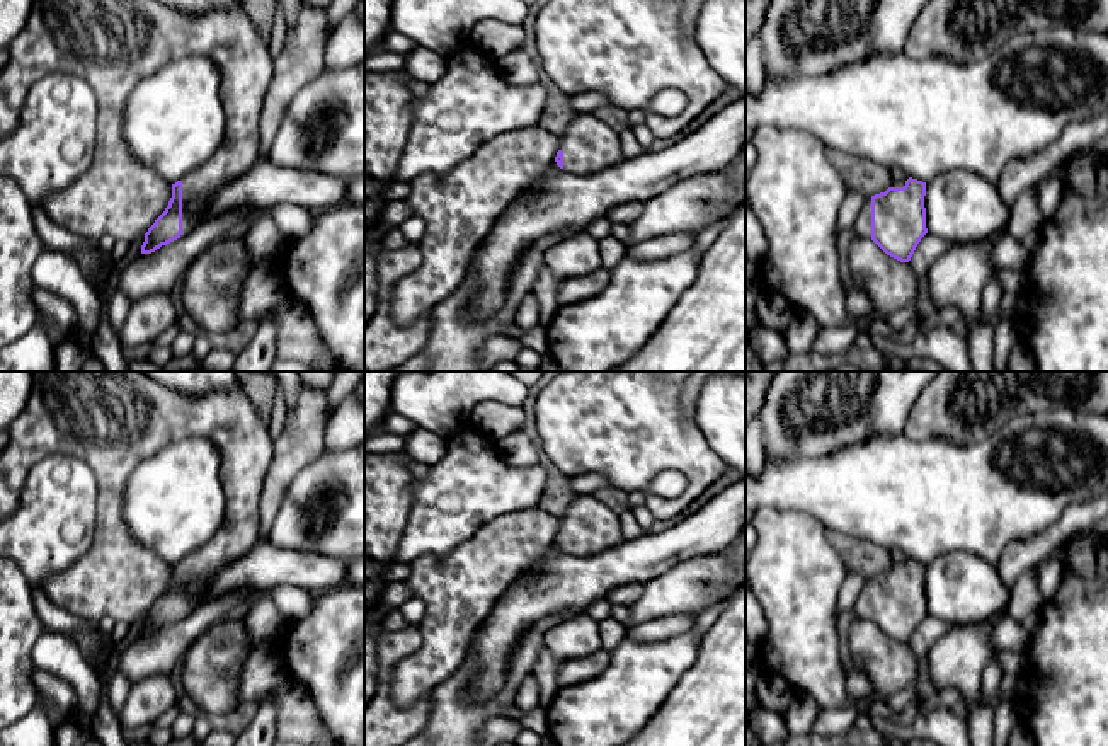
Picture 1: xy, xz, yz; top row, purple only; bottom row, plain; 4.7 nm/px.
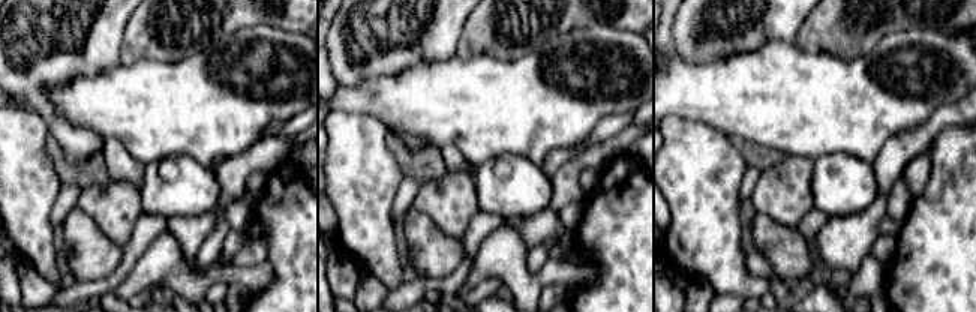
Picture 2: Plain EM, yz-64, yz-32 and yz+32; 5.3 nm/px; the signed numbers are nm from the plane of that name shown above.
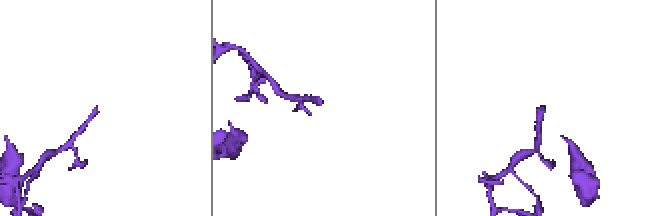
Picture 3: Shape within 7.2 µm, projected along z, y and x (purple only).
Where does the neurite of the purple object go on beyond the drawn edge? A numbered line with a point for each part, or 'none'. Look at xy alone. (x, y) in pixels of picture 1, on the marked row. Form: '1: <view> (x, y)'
1: xy (113, 45)

